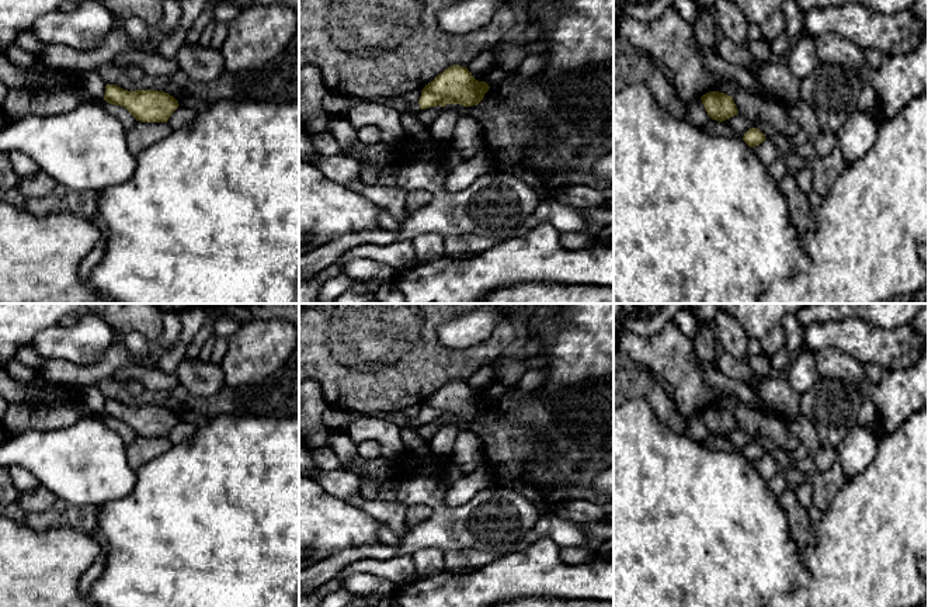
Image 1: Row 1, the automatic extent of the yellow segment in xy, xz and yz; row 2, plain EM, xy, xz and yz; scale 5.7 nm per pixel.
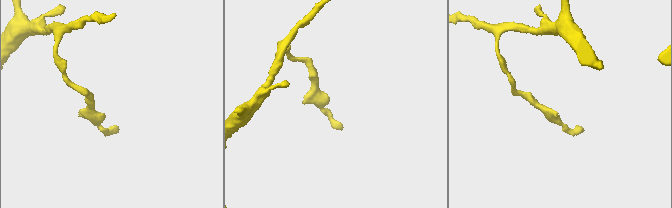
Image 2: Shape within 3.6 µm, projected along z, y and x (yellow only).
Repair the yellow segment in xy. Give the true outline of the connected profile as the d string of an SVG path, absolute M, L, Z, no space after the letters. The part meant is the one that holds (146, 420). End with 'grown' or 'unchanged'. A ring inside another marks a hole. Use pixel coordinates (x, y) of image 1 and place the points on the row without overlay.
M117 399L105 400L104 415L126 423L140 437L167 437L180 420L168 407L139 403L128 406Z; unchanged

